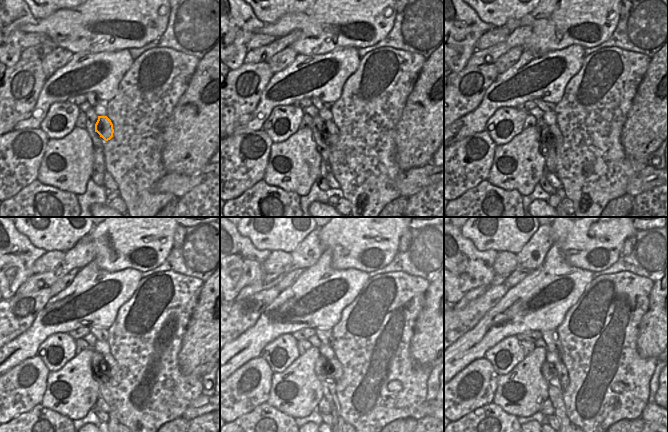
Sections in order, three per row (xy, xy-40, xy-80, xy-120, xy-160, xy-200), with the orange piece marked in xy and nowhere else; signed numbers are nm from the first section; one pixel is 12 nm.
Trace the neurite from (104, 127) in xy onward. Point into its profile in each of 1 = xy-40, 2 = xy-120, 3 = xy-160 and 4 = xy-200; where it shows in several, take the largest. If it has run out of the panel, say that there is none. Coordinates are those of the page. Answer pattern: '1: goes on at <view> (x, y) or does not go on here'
1: goes on at xy-40 (330, 130)
2: goes on at xy-120 (108, 358)
3: goes on at xy-160 (337, 375)
4: goes on at xy-200 (563, 376)

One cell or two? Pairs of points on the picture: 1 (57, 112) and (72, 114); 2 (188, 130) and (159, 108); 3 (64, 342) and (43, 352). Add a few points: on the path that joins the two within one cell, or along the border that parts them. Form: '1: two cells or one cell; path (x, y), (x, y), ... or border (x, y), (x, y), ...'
1: one cell; path (61, 113), (68, 114)
2: two cells; border (181, 95), (171, 113), (162, 138)
3: one cell; path (59, 344), (53, 344), (48, 349)

